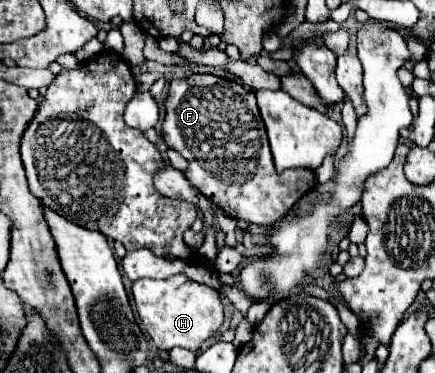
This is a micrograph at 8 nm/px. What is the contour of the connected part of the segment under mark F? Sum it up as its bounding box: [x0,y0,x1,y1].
[162,73,314,225]

